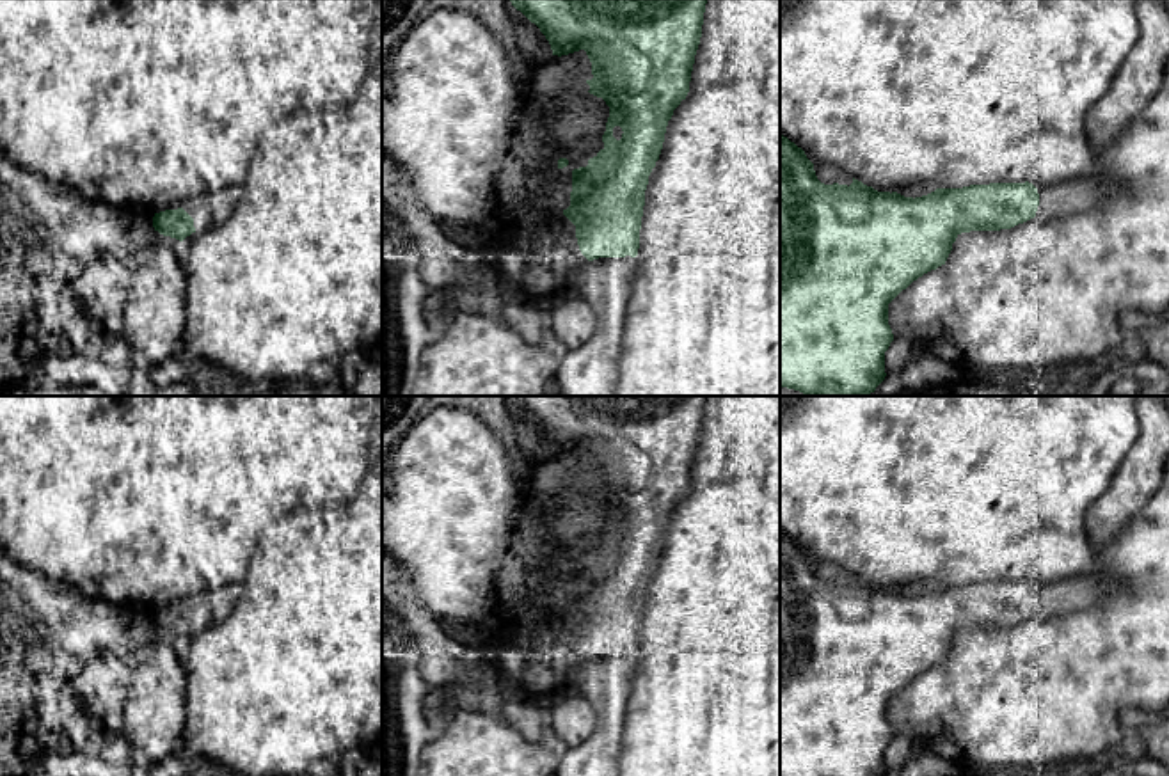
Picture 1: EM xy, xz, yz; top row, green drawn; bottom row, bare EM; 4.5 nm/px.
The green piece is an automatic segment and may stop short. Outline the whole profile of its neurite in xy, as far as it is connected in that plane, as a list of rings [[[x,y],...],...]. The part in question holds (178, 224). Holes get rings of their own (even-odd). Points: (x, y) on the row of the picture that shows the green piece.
[[[226,186],[187,199],[178,210],[155,213],[153,227],[163,236],[183,242],[195,231],[222,222],[238,201],[240,186]]]

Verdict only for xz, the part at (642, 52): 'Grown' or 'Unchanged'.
Grown

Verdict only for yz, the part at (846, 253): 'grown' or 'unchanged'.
grown

